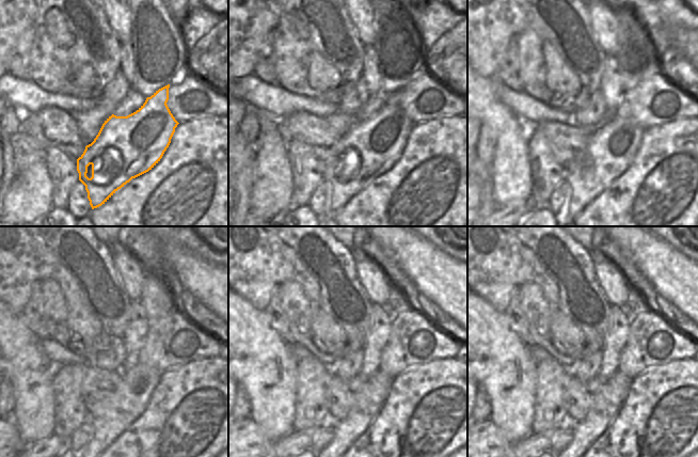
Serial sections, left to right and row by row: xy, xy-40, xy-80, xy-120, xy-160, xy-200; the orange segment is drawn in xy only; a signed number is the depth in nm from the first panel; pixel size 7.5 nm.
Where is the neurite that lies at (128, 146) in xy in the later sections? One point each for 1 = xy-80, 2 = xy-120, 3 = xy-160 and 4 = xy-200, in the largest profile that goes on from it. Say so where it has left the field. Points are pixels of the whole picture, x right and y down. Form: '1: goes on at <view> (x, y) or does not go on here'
1: goes on at xy-80 (612, 147)
2: goes on at xy-120 (110, 416)
3: goes on at xy-160 (368, 402)
4: goes on at xy-200 (613, 393)

